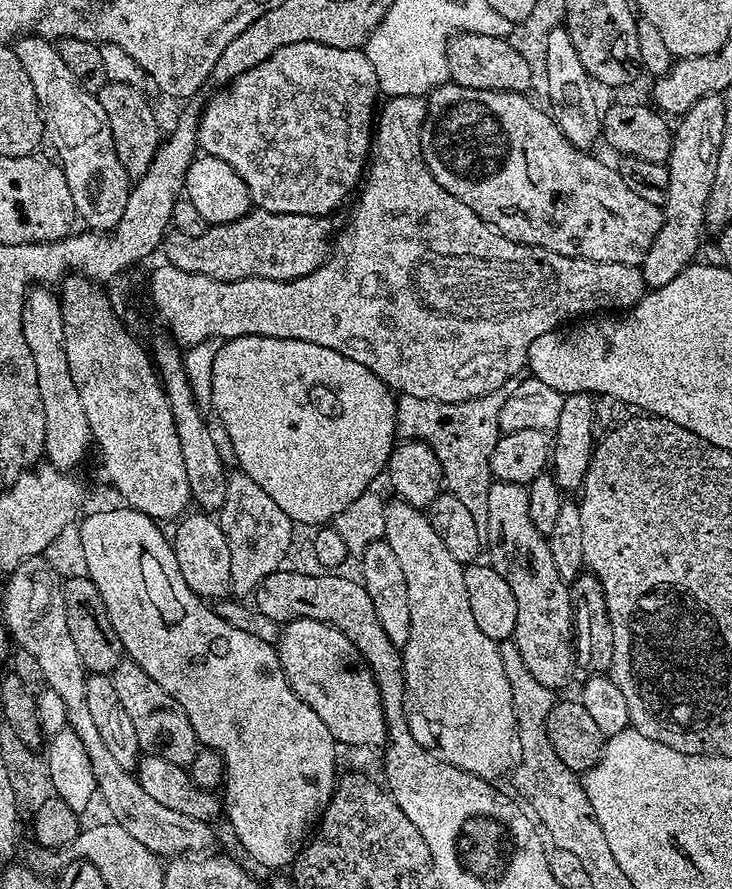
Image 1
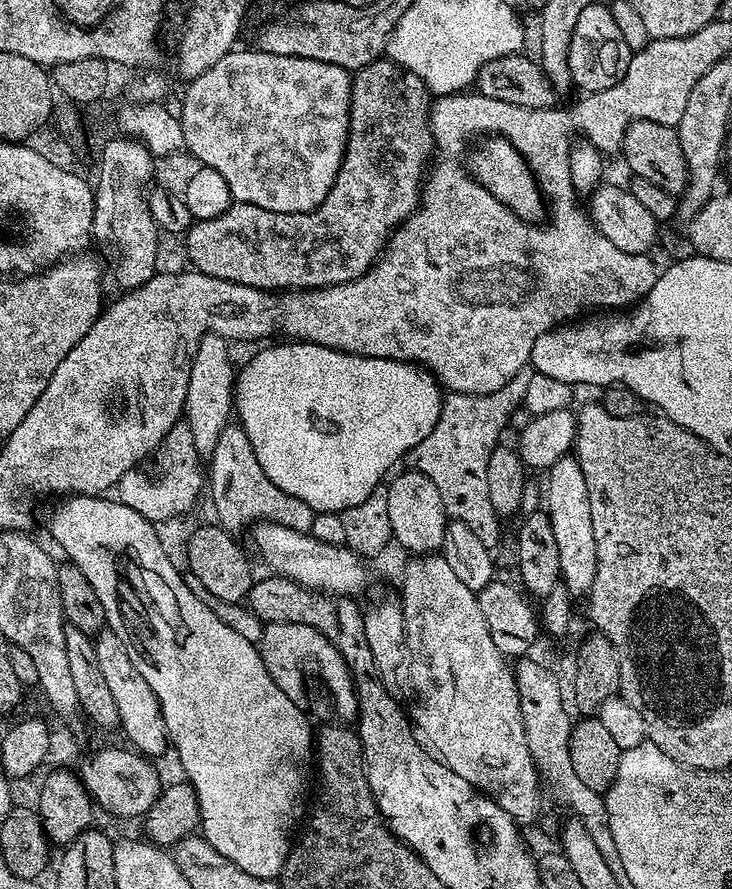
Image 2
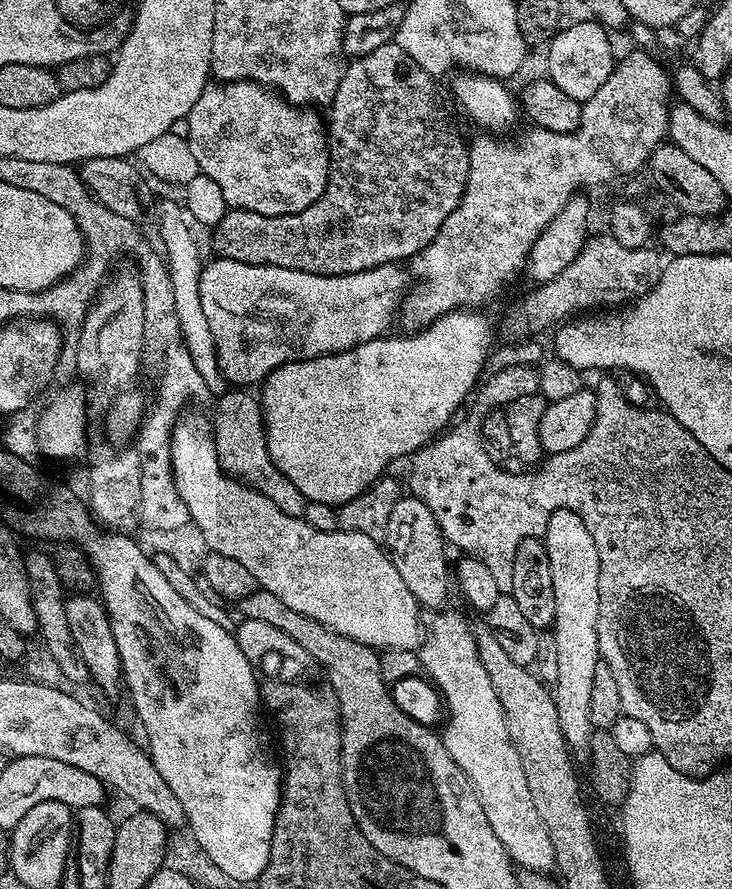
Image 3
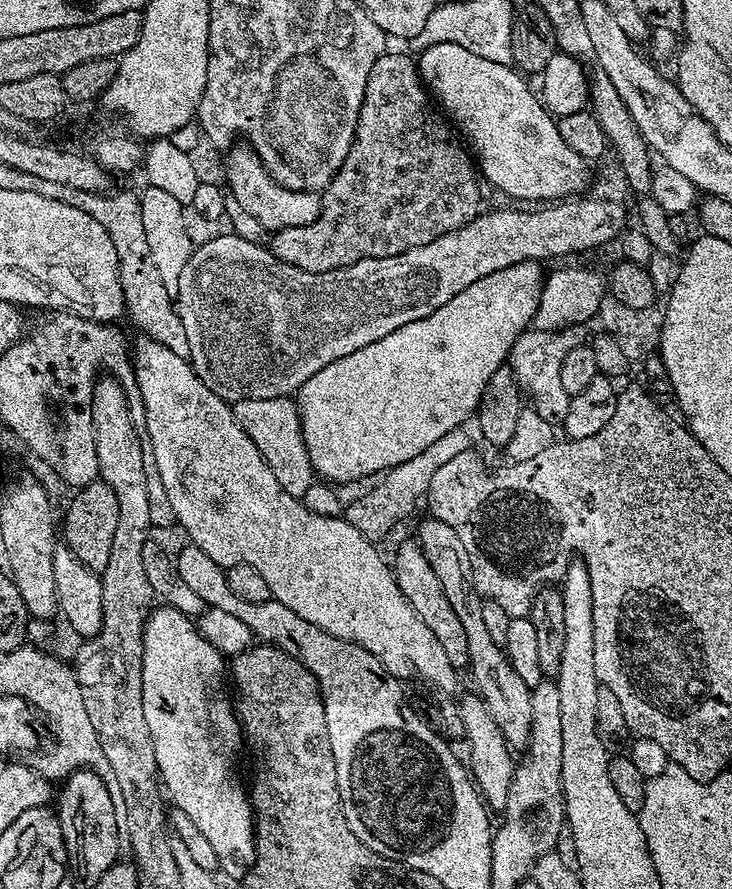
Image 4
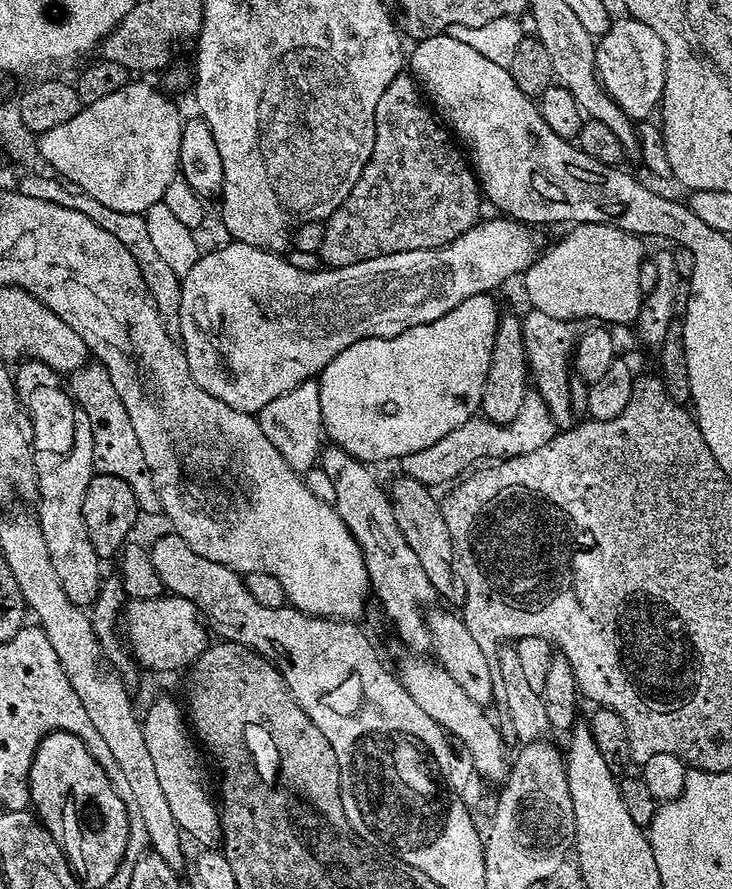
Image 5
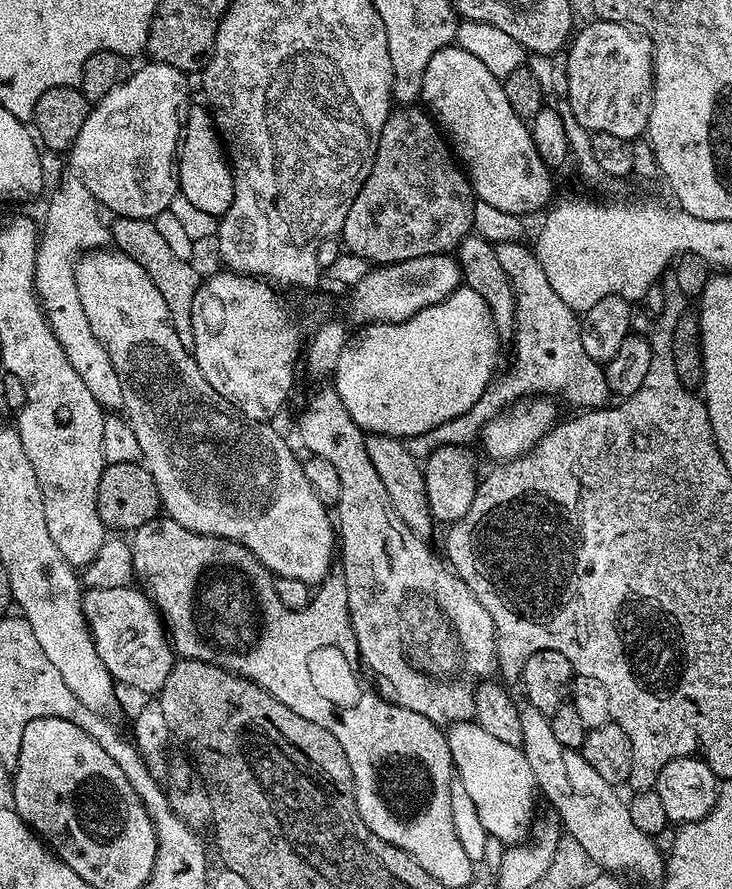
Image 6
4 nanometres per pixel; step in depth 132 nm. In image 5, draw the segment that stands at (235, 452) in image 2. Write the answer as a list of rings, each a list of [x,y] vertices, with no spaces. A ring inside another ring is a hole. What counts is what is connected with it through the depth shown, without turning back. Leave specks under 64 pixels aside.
[[[315,379],[299,384],[294,390],[282,394],[282,398],[274,398],[258,413],[262,432],[278,449],[278,454],[286,458],[286,462],[297,474],[306,474],[317,467],[322,443],[326,433],[322,422],[322,394],[320,385]]]

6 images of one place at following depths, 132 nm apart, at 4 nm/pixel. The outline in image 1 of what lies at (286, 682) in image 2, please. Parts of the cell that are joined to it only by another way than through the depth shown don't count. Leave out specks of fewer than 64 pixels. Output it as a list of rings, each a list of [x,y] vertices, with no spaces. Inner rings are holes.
[[[305,616],[301,620],[289,620],[280,633],[278,651],[280,665],[294,694],[326,722],[326,730],[330,730],[337,745],[372,748],[385,743],[380,687],[354,642],[342,630]]]

